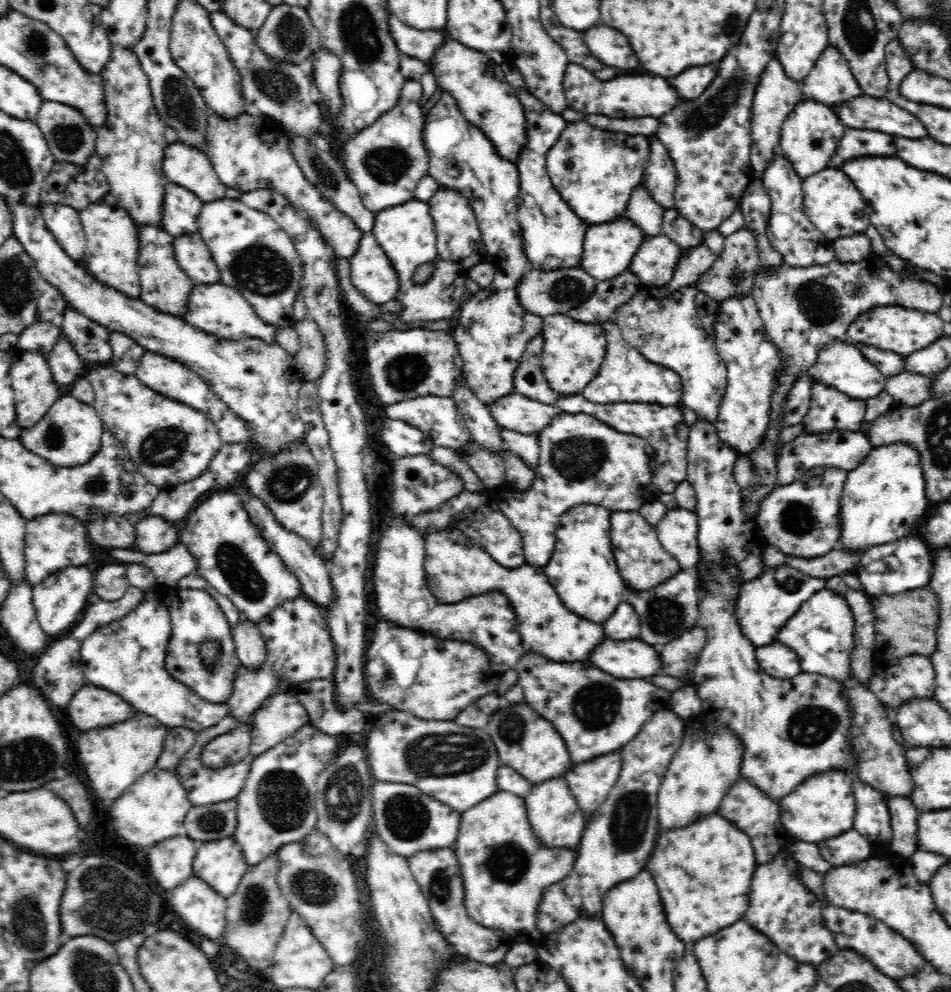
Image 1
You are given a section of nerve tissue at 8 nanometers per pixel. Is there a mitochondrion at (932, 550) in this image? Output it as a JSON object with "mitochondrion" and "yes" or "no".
{"mitochondrion":"no"}

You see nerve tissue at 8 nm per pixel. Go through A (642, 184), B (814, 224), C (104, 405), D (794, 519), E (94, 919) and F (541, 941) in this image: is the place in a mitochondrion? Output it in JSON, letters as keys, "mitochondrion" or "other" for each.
{"A":"other","B":"other","C":"other","D":"mitochondrion","E":"mitochondrion","F":"other"}

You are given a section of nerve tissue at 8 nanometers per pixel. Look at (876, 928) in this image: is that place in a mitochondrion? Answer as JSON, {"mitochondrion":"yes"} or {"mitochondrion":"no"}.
{"mitochondrion":"no"}

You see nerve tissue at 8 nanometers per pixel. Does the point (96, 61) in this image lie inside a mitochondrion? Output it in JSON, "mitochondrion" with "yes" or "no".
{"mitochondrion":"no"}

